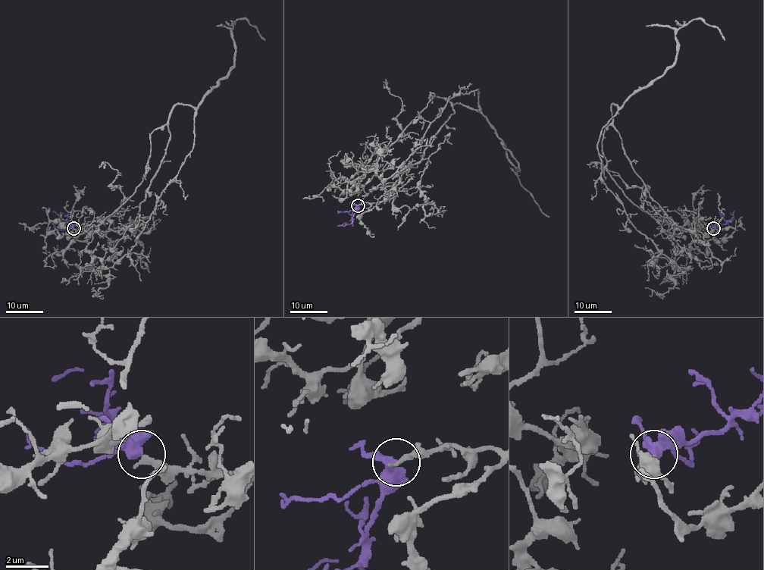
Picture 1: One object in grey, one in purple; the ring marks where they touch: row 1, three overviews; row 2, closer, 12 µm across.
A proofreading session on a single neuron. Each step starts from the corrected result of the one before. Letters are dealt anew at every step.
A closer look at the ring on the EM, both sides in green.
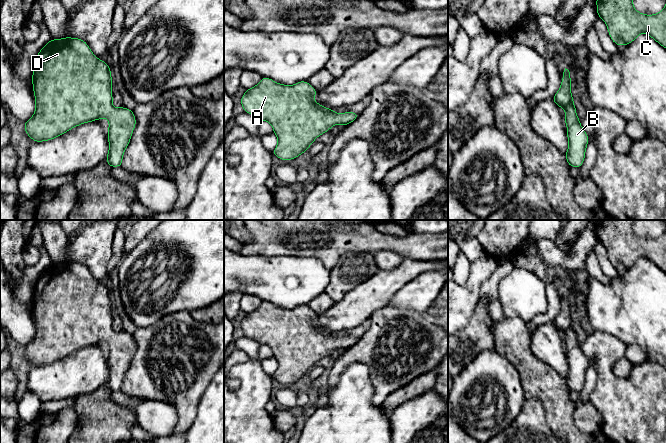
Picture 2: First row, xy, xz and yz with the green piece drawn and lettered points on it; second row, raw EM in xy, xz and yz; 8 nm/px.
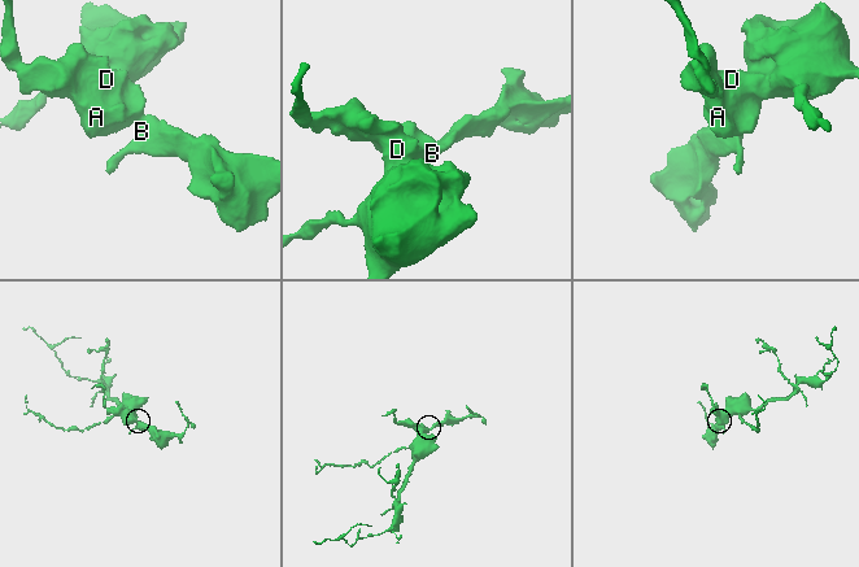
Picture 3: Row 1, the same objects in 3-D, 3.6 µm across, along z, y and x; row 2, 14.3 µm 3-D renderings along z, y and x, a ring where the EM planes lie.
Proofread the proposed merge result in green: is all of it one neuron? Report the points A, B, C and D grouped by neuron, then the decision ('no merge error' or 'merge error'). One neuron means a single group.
A B C D | no merge error

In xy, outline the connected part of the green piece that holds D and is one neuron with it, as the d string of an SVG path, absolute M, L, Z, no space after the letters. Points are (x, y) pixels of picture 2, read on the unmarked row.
M72 261L51 263L41 272L34 285L32 309L36 332L34 339L24 347L24 352L26 358L34 366L49 365L63 359L76 350L106 342L109 346L107 355L109 375L105 385L110 391L122 390L124 376L130 367L132 356L136 350L136 342L131 333L123 330L120 332L113 330L110 290L98 283L84 264Z

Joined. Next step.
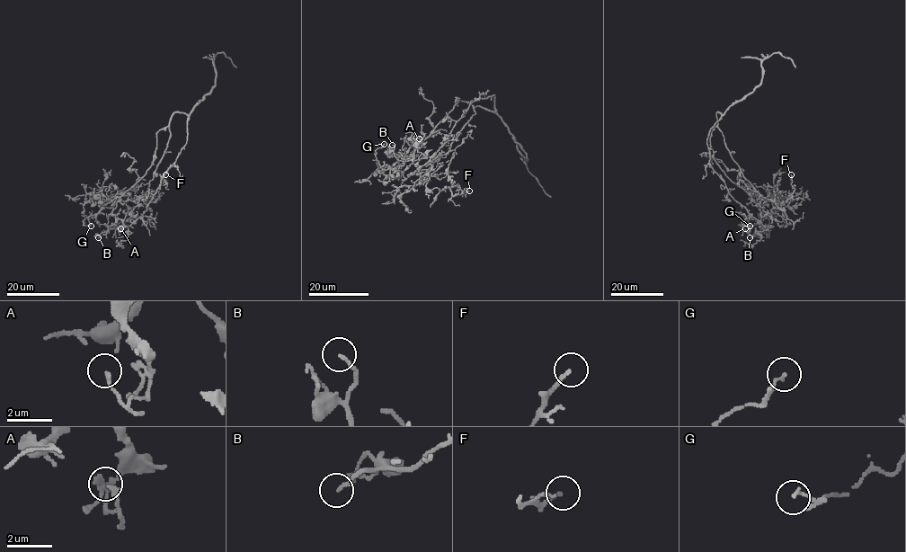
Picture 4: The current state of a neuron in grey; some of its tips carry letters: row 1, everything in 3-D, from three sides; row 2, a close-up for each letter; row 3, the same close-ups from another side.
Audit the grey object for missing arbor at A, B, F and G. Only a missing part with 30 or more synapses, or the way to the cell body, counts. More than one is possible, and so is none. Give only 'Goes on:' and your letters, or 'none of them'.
Goes on: none of them

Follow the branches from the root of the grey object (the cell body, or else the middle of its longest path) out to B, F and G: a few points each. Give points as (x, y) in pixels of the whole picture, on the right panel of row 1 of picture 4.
B: (722, 132), (732, 158), (755, 190), (766, 213), (760, 216), (761, 223), (769, 227), (750, 237)
F: (722, 132), (732, 158), (761, 199), (789, 207), (789, 197), (786, 200), (794, 190), (791, 174)
G: (722, 132), (715, 127), (710, 137), (716, 163), (737, 185), (768, 199), (773, 206), (769, 218), (750, 226)

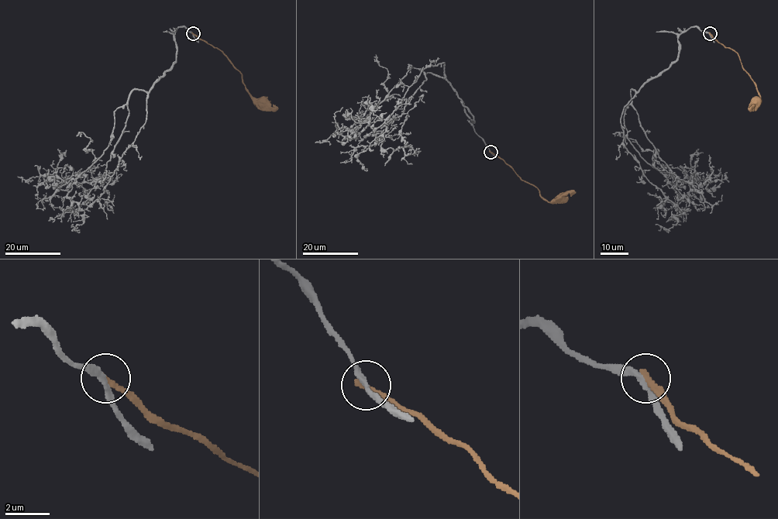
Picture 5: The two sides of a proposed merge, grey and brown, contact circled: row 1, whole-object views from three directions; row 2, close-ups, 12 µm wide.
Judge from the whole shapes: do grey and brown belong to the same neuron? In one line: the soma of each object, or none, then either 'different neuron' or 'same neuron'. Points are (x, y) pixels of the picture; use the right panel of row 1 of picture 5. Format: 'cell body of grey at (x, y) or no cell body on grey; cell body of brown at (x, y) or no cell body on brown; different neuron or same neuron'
no cell body on grey; cell body of brown at (755, 102); different neuron

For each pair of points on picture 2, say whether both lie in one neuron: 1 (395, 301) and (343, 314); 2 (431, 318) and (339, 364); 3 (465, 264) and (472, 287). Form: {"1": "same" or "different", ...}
{"1": "different", "2": "same", "3": "different"}

